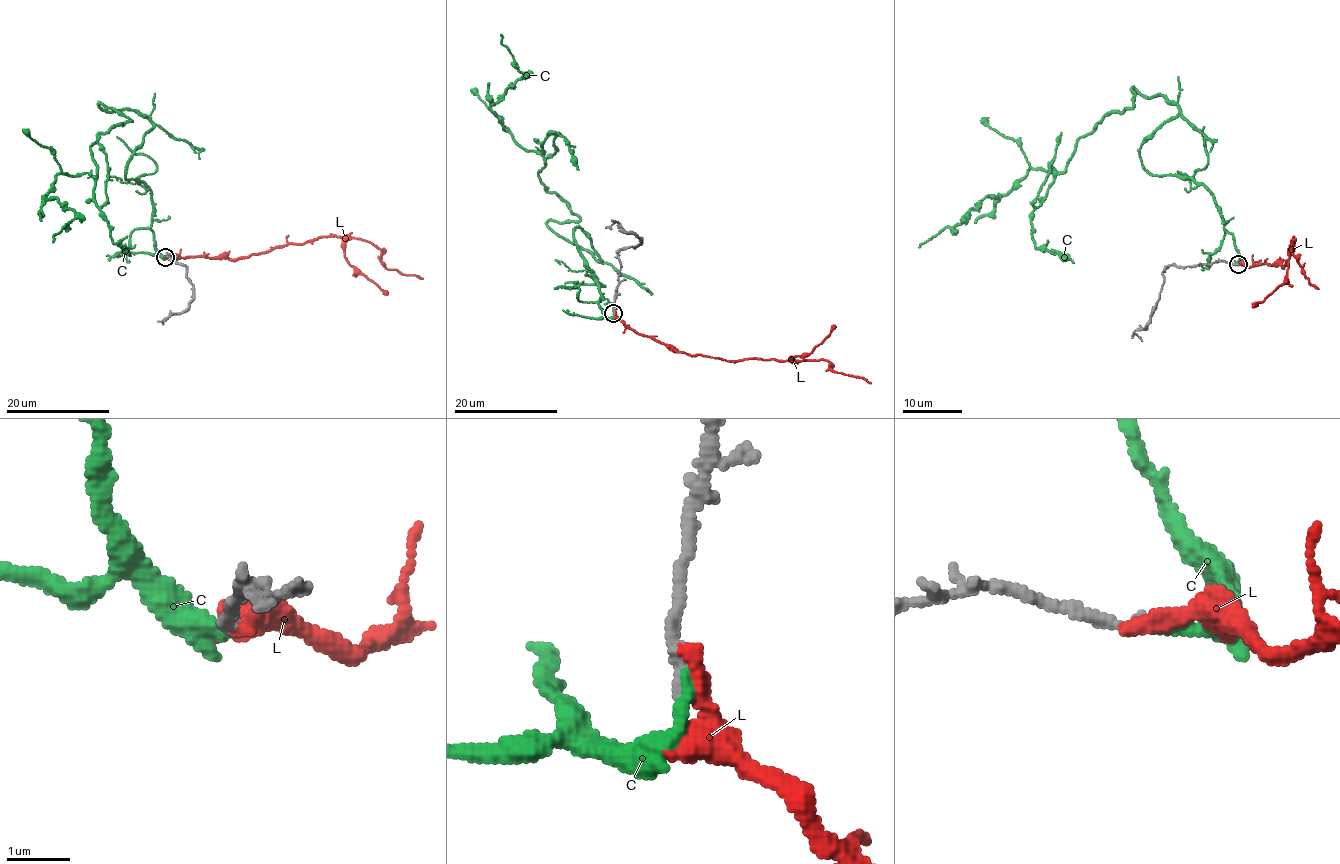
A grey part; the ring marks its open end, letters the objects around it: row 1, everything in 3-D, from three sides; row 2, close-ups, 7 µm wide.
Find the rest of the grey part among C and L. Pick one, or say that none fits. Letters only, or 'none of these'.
C

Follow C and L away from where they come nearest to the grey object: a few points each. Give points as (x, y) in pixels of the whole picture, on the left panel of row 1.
C: (166, 257), (126, 179), (152, 123), (100, 103), (131, 121), (43, 196), (75, 217), (52, 243)
L: (165, 257), (230, 259), (324, 236), (350, 236), (377, 246), (388, 268), (423, 279)

